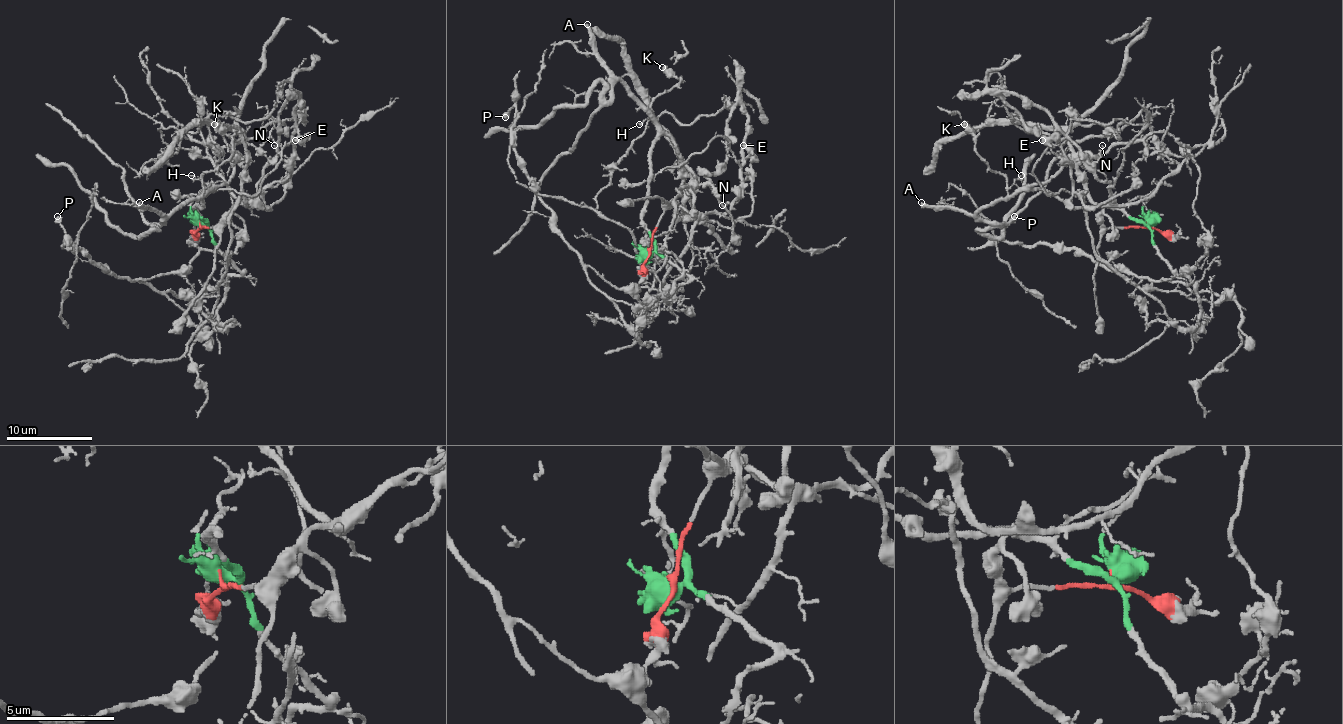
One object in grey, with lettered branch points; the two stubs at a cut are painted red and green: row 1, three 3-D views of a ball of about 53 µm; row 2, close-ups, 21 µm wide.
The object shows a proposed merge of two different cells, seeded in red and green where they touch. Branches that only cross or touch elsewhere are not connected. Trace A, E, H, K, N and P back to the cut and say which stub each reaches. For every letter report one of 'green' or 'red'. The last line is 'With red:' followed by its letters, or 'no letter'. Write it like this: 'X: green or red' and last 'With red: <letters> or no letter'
A: green
E: red
H: green
K: green
N: red
P: green
With red: E, N

